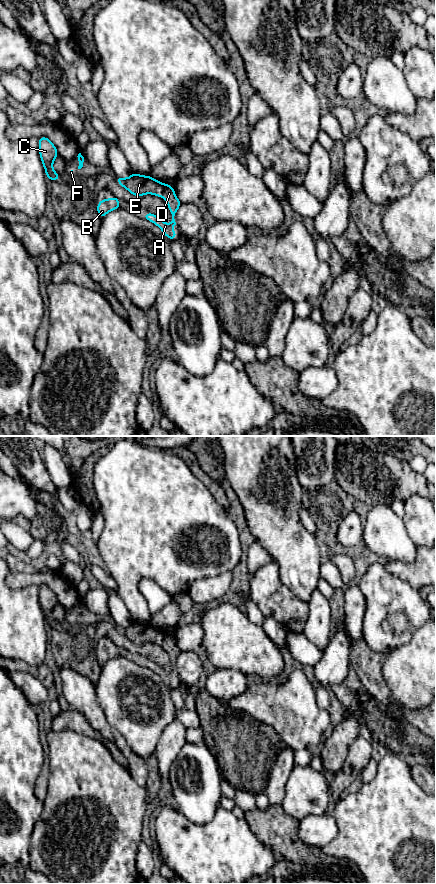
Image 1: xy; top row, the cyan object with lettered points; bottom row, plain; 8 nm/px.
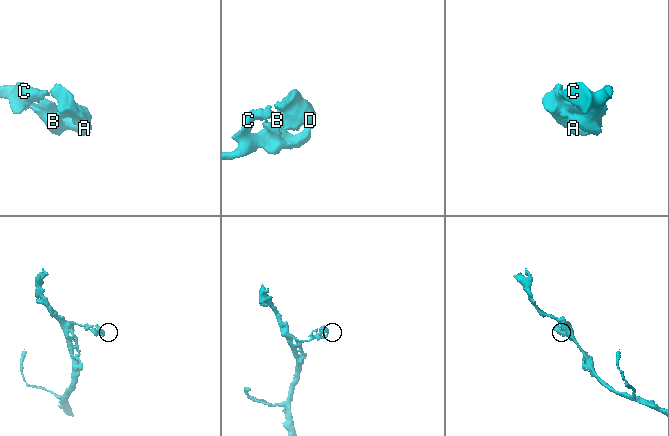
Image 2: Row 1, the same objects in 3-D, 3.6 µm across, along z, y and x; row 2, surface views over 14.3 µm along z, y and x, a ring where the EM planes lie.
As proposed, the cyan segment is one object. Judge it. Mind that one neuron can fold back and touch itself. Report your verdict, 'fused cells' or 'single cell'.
single cell

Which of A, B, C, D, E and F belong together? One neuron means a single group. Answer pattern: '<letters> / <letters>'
A B C D E F

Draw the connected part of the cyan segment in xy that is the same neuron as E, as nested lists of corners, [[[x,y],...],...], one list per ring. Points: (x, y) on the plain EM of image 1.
[[[133,621],[127,626],[116,625],[116,627],[122,635],[127,637],[134,644],[141,645],[145,642],[153,642],[165,647],[172,663],[172,670],[170,672],[165,671],[153,661],[144,662],[143,666],[157,673],[164,683],[169,685],[172,689],[177,684],[177,681],[172,678],[176,673],[174,664],[181,653],[173,635],[153,627],[150,623],[143,624],[136,621]]]

